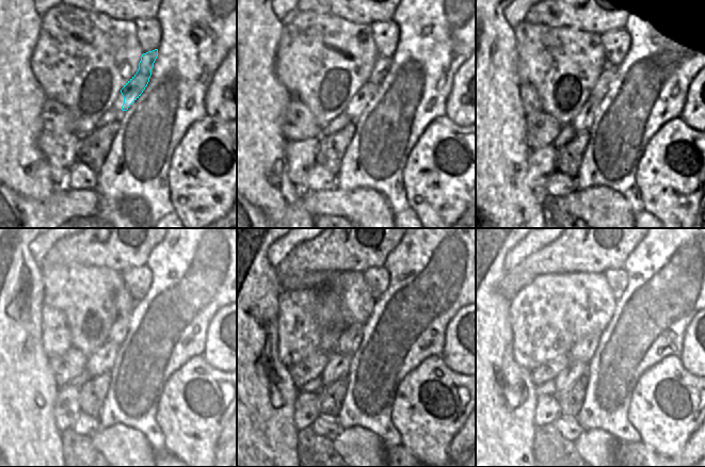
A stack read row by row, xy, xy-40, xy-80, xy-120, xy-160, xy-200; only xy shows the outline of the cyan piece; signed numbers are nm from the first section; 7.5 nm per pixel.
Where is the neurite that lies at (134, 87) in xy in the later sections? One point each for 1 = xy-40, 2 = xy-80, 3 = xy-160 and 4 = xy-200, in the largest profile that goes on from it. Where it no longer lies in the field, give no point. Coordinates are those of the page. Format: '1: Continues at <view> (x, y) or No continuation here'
1: Continues at xy-40 (382, 64)
2: Continues at xy-80 (599, 90)
3: Continues at xy-160 (350, 339)
4: Continues at xy-200 (582, 350).

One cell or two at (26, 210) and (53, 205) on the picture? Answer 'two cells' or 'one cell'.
one cell

